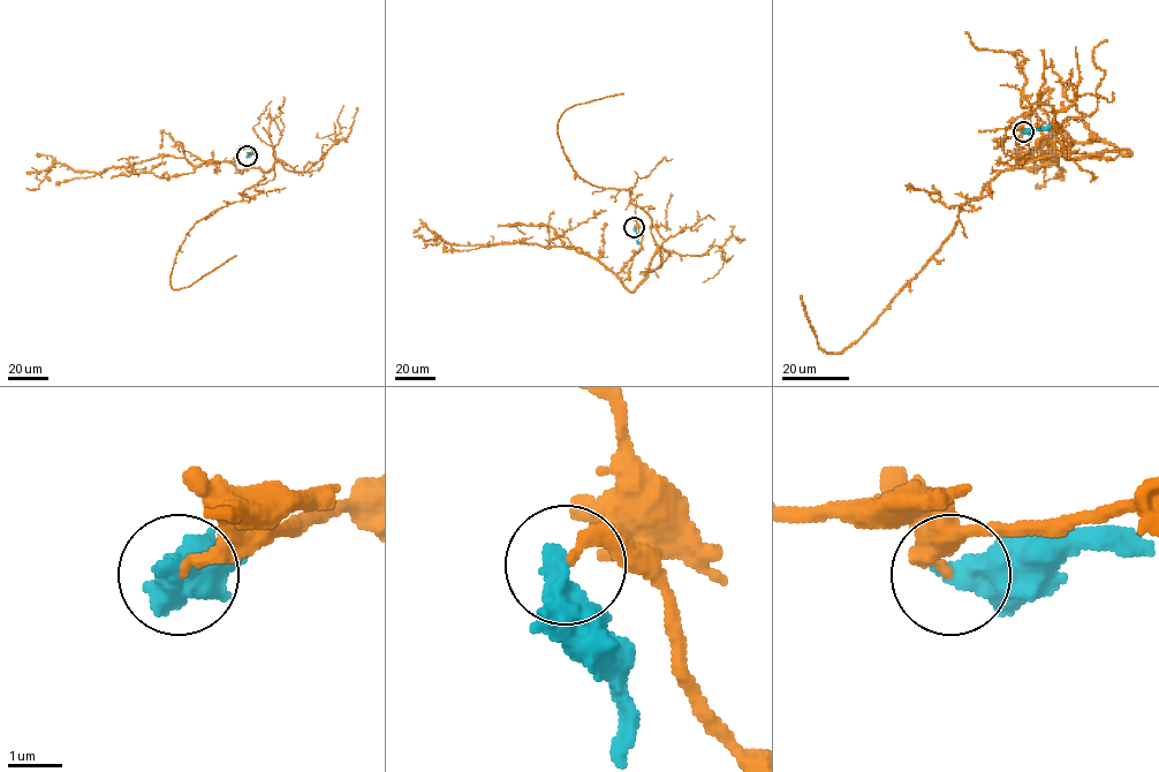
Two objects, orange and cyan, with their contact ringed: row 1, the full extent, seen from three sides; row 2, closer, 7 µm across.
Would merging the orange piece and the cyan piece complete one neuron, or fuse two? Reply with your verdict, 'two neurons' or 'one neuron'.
two neurons

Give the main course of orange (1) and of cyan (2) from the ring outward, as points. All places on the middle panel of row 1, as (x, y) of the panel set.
1: (634, 227), (641, 249), (616, 273), (631, 292), (651, 218), (581, 179), (558, 128), (623, 93)
2: (634, 227), (639, 243)

